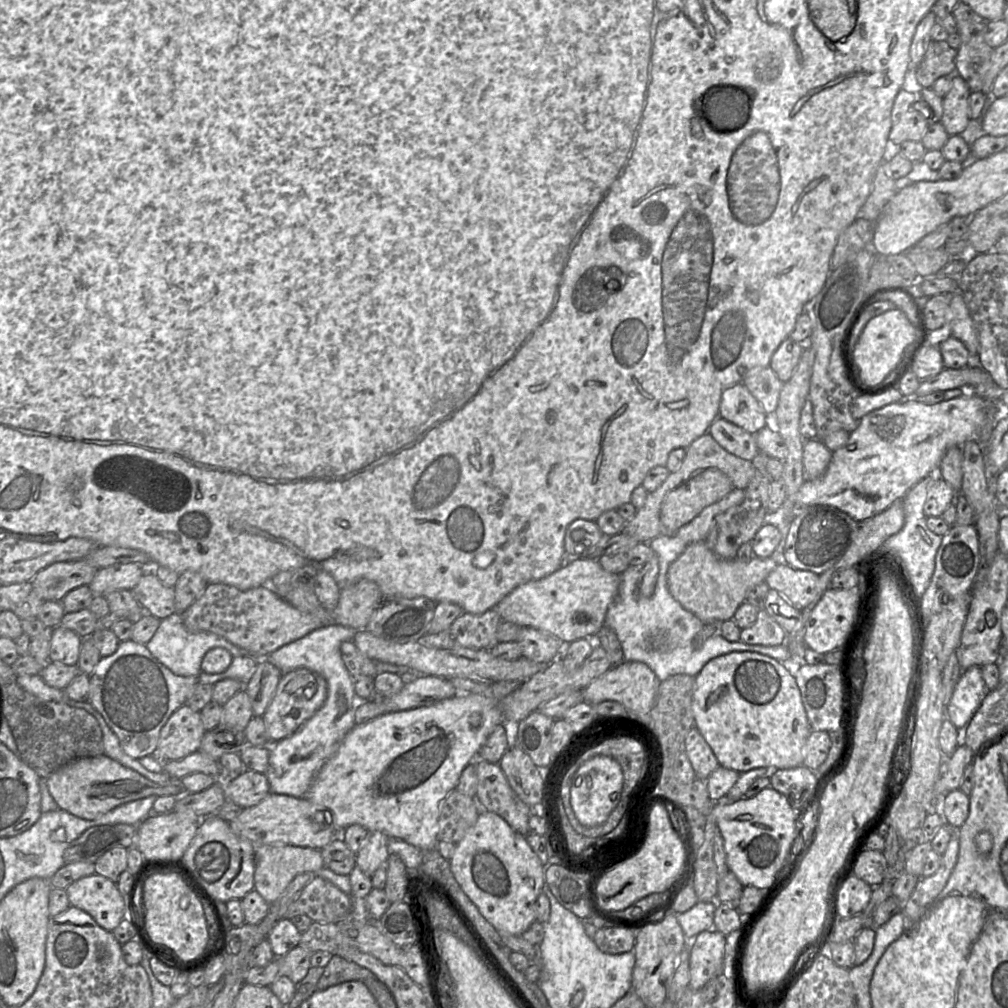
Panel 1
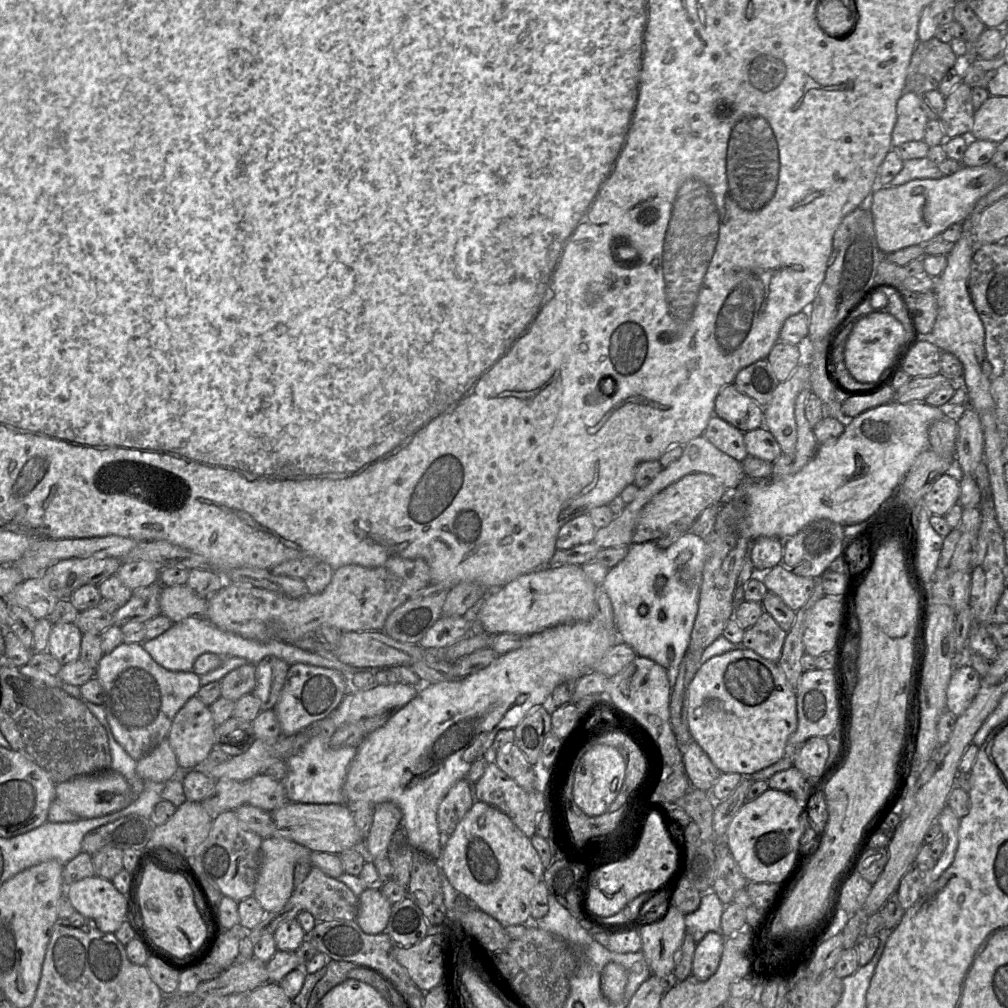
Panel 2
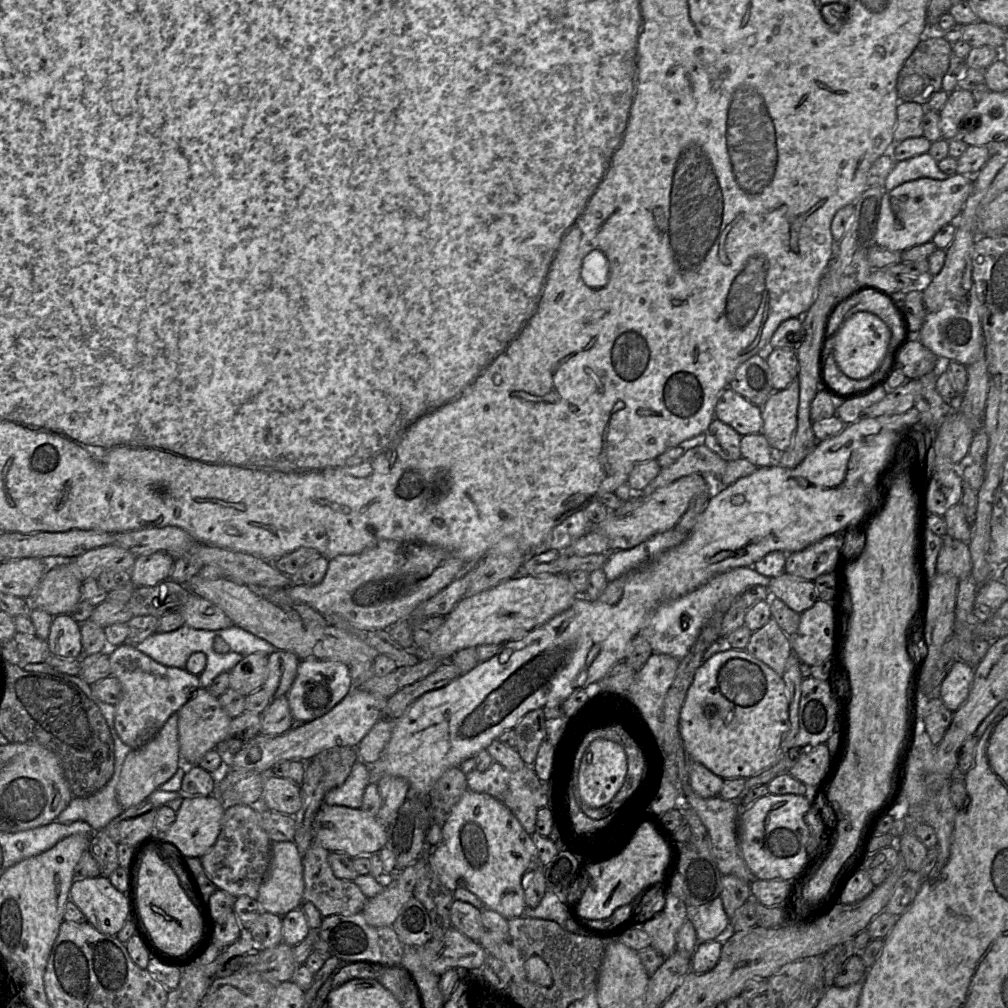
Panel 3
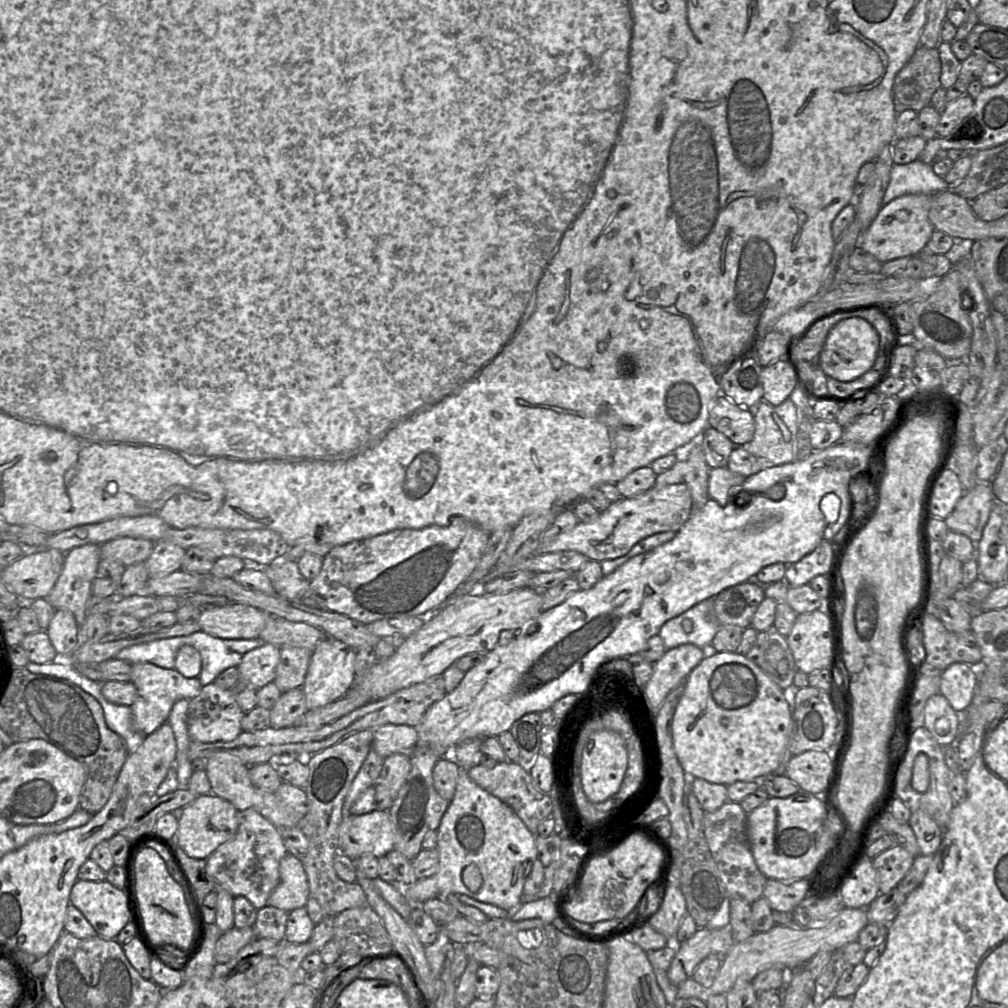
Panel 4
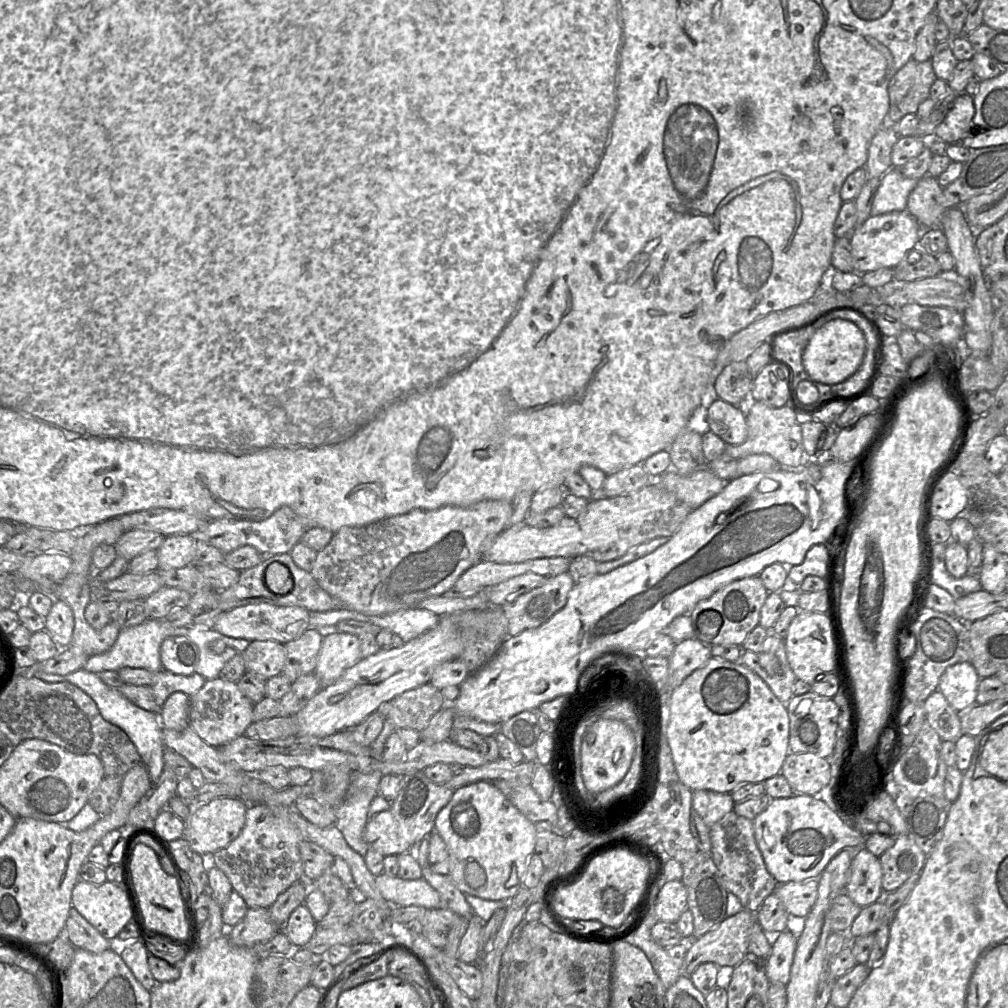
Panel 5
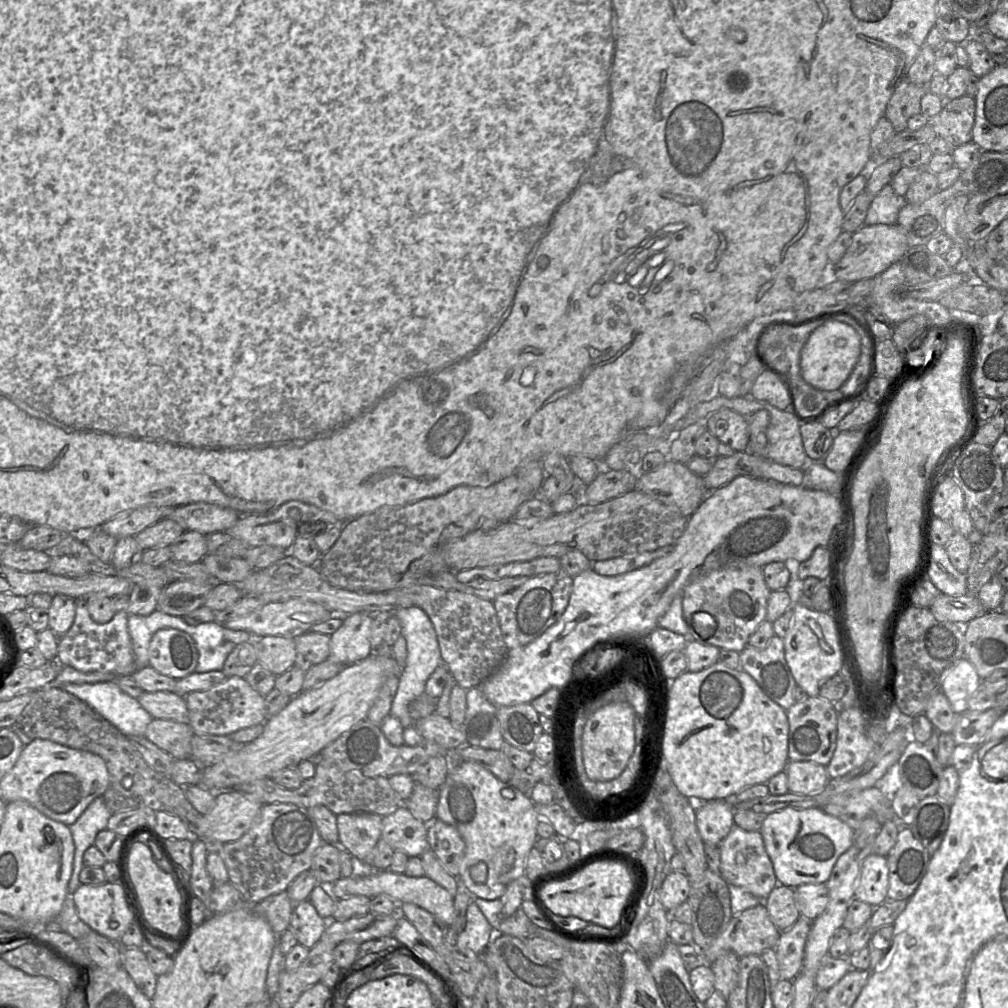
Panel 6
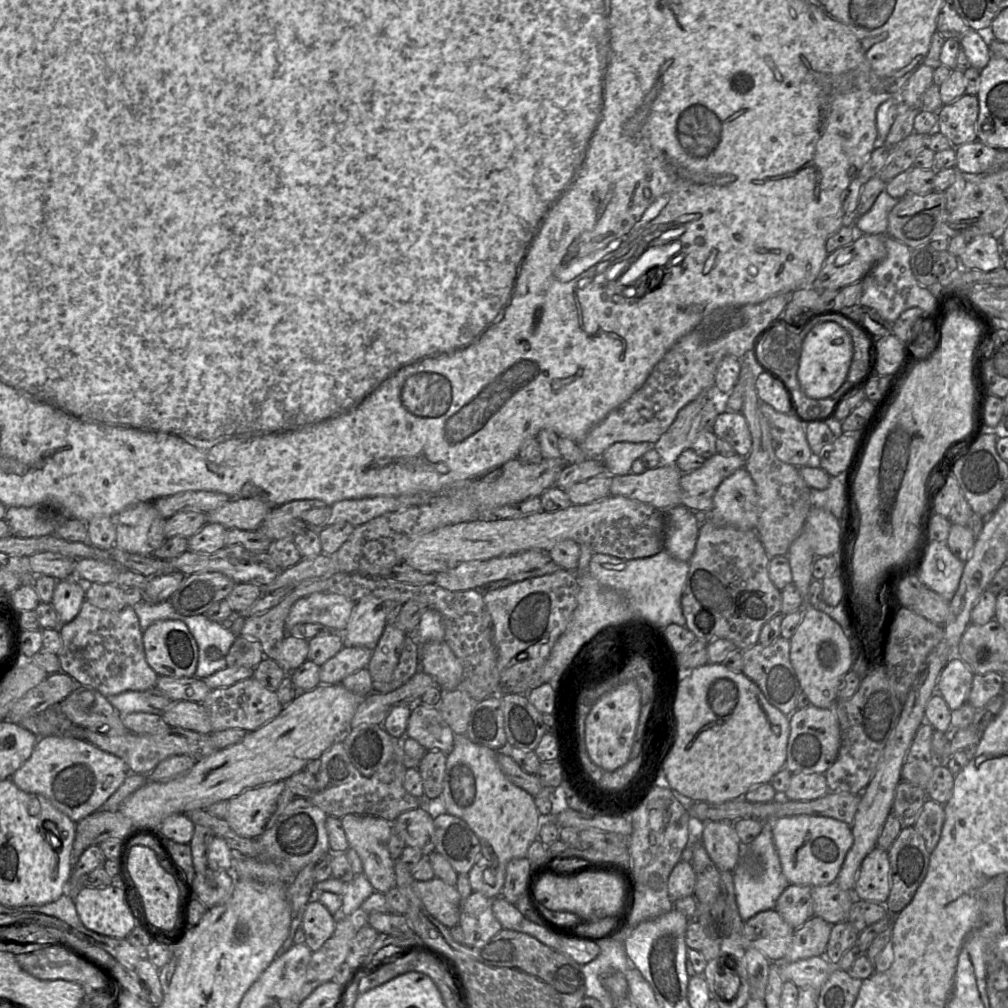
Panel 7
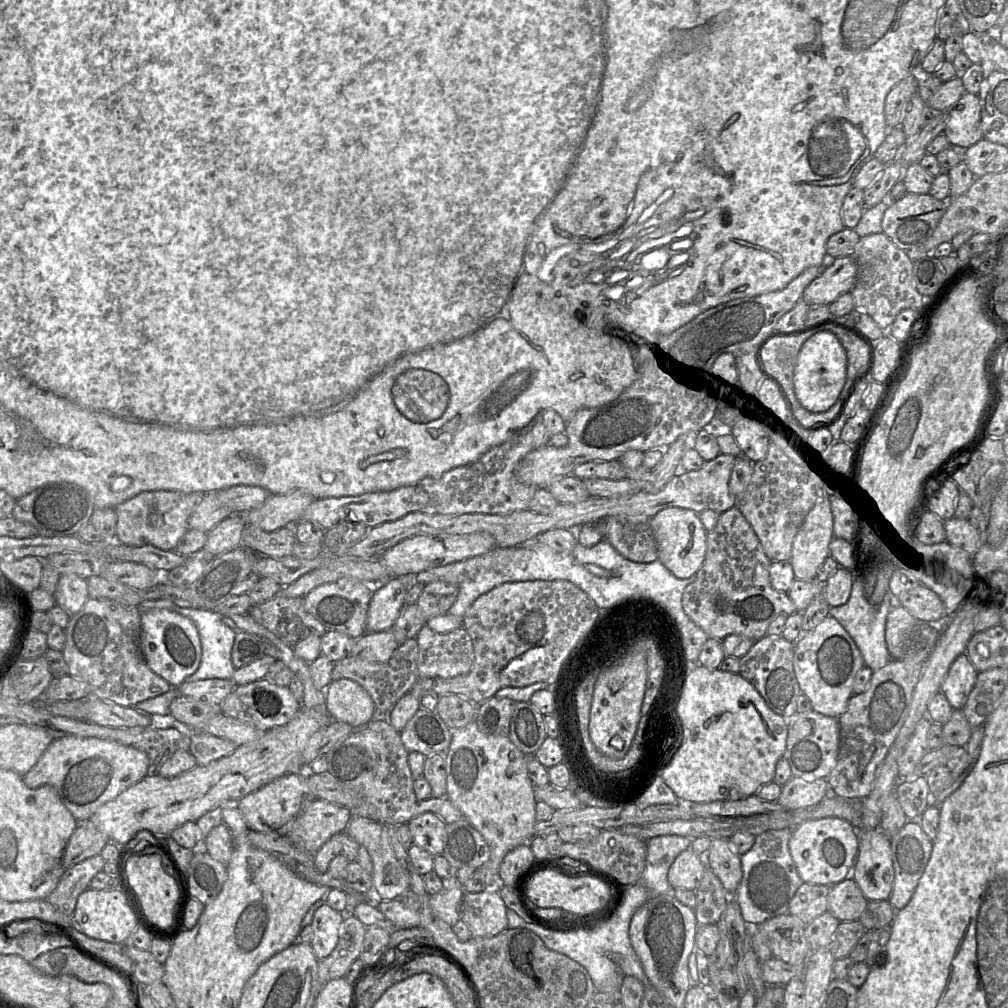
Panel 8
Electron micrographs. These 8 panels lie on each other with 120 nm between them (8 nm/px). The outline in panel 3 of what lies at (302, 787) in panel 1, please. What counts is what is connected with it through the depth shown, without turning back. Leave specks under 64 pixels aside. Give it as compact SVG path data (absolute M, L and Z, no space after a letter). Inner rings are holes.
M357 760L345 782L325 793L323 804L360 809L364 791L369 784L369 771L362 761Z

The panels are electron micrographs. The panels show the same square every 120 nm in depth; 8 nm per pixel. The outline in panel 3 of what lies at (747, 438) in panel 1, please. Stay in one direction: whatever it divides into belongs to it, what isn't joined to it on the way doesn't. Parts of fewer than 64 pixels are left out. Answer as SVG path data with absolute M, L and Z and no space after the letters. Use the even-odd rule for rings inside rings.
M715 418L703 434L703 444L725 461L734 461L741 458L741 437L732 427Z

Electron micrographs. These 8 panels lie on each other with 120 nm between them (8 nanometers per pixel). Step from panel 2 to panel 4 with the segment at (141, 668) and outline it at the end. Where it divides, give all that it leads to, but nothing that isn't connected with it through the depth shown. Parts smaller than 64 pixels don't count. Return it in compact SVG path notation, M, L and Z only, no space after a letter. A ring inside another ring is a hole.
M152 663L131 664L131 682L137 689L137 698L130 706L133 728L148 736L167 722L173 705L180 699L191 700L203 687L199 678L186 678L176 669L164 669Z

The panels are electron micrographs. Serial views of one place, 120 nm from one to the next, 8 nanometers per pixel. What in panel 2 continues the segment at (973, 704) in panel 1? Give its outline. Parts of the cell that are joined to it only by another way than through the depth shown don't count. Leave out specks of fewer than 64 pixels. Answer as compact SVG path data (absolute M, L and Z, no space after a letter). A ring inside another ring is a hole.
M957 665L947 688L947 711L960 716L972 703L981 685L981 677L971 665Z

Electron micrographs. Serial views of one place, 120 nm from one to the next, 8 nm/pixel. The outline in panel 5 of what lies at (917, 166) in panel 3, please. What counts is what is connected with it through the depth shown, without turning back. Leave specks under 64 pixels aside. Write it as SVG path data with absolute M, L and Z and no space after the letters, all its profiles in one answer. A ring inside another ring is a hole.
M892 167L880 179L870 215L877 216L894 211L906 211L908 197L918 181L904 176L900 169Z

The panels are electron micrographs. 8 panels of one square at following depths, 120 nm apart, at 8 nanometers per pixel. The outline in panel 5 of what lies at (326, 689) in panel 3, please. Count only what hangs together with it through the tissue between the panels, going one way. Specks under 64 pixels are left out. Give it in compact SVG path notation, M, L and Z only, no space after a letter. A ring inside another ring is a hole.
M342 631L323 632L315 675L325 687L334 683L361 658L361 638Z

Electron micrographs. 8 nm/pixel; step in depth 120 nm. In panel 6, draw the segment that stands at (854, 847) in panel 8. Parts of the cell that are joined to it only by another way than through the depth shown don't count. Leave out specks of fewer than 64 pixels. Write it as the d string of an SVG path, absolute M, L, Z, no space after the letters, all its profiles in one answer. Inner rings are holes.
M788 807L768 814L759 832L771 859L778 884L795 889L802 884L825 883L837 859L851 846L854 830L838 818L825 813L821 808Z

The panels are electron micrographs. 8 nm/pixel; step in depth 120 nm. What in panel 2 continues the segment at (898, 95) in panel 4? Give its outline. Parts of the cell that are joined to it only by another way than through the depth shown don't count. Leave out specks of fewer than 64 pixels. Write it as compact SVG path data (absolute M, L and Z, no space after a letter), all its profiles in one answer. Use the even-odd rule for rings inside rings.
M937 37L918 42L912 54L904 86L904 92L921 97L924 93L938 90L947 72L960 64L949 43Z

